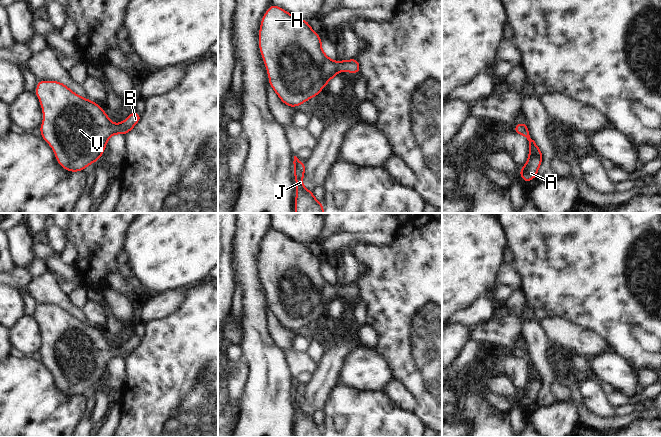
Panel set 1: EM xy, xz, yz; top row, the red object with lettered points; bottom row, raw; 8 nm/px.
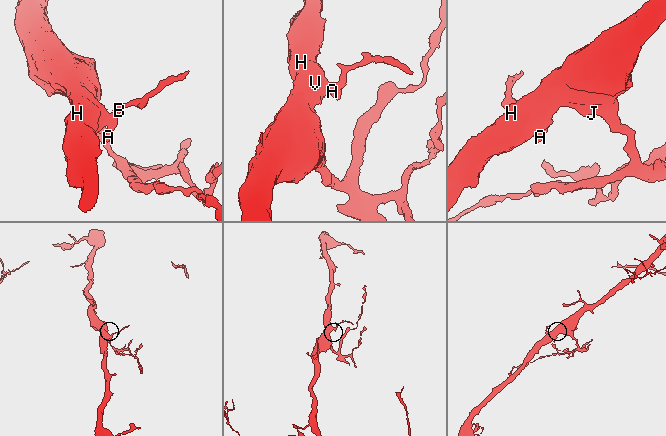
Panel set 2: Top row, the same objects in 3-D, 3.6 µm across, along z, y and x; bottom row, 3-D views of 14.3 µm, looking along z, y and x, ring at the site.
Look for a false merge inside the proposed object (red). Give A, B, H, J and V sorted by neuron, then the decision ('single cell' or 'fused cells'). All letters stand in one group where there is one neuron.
groups A B H J V; single cell

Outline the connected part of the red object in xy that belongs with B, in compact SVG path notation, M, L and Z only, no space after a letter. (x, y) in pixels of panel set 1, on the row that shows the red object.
M39 80L35 94L43 111L43 123L39 127L41 138L53 149L59 165L71 172L83 171L98 161L113 134L126 136L141 120L141 115L134 111L123 122L113 124L97 103L77 95L58 81Z

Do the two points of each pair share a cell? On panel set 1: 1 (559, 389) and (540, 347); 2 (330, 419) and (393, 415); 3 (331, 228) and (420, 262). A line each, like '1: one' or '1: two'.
1: two
2: one
3: two

